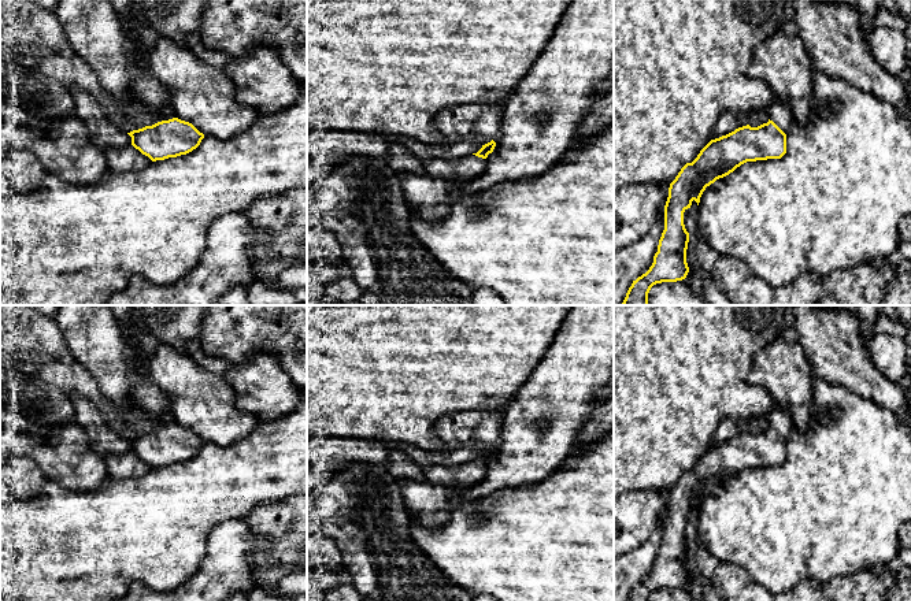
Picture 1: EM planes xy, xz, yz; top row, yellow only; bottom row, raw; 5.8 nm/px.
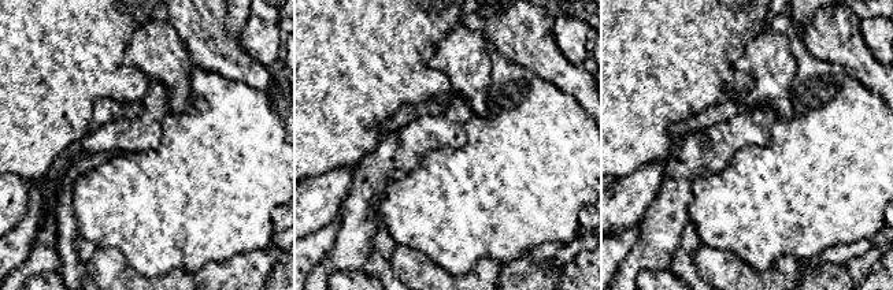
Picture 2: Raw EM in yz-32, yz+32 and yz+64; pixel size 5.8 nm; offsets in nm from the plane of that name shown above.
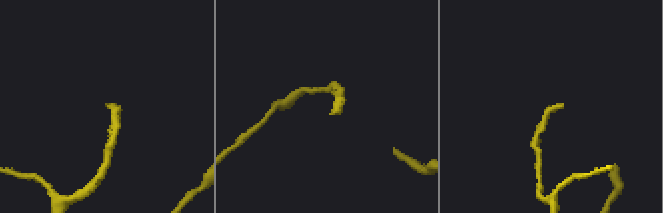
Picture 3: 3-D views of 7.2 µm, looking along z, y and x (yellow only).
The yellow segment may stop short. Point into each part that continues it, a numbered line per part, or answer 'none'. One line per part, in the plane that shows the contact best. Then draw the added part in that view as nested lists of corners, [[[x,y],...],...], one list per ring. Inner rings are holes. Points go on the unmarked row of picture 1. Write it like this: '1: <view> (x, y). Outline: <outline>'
1: yz (780, 419). Outline: [[[774,407],[767,415],[769,426],[773,427],[785,441],[795,430],[790,412],[786,407]]]

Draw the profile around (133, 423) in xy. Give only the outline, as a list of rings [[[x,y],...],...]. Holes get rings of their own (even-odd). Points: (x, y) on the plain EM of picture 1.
[[[0,305],[0,368],[33,361],[41,378],[66,394],[79,392],[103,413],[107,426],[125,439],[162,429],[137,409],[121,413],[103,397],[95,378],[70,352],[56,322],[32,305]]]

